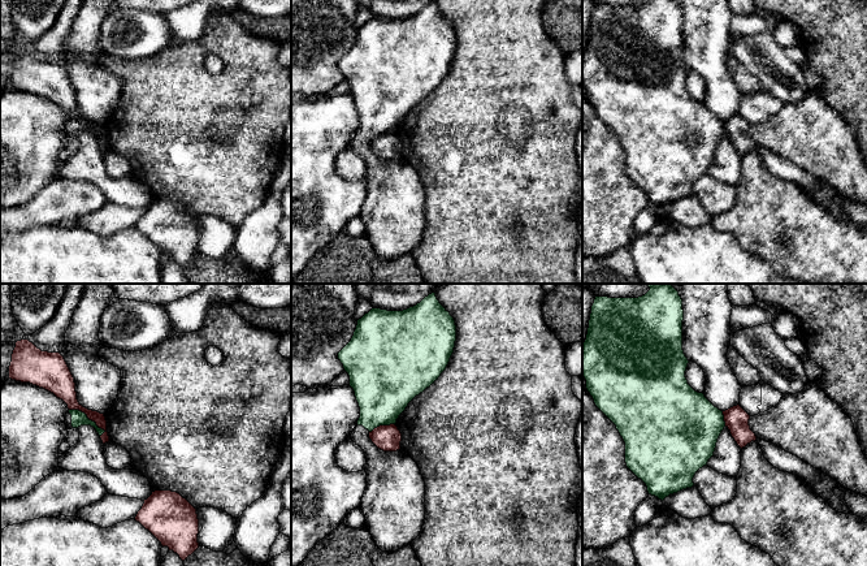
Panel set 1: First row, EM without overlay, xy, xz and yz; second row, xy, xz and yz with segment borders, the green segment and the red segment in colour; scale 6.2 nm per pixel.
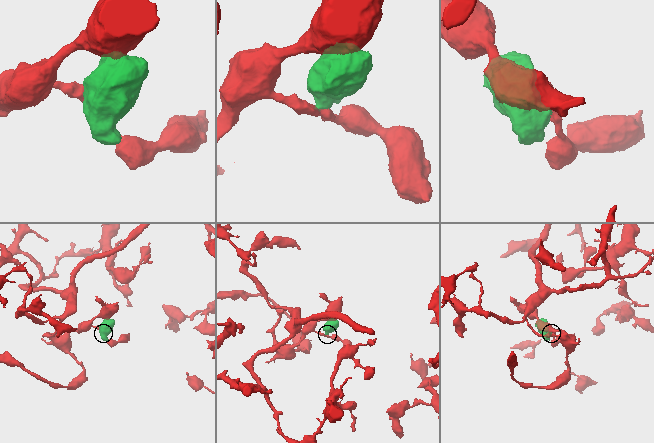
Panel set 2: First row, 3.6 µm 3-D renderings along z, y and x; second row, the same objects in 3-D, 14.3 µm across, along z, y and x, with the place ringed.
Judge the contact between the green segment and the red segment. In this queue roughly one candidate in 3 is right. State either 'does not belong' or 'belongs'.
does not belong

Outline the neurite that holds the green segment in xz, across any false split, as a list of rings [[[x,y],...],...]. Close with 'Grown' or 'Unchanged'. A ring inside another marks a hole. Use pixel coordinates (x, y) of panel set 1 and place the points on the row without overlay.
[[[432,1],[416,14],[403,20],[372,17],[357,29],[351,49],[338,61],[338,68],[350,85],[350,95],[354,98],[360,116],[360,126],[350,148],[359,154],[367,165],[364,177],[367,195],[360,211],[365,225],[364,236],[382,260],[395,260],[408,255],[420,243],[425,228],[425,190],[417,172],[411,165],[404,164],[400,159],[383,160],[378,157],[369,147],[369,142],[380,134],[395,133],[408,112],[438,88],[450,70],[455,49],[455,29],[439,12],[435,1]]]. Grown

